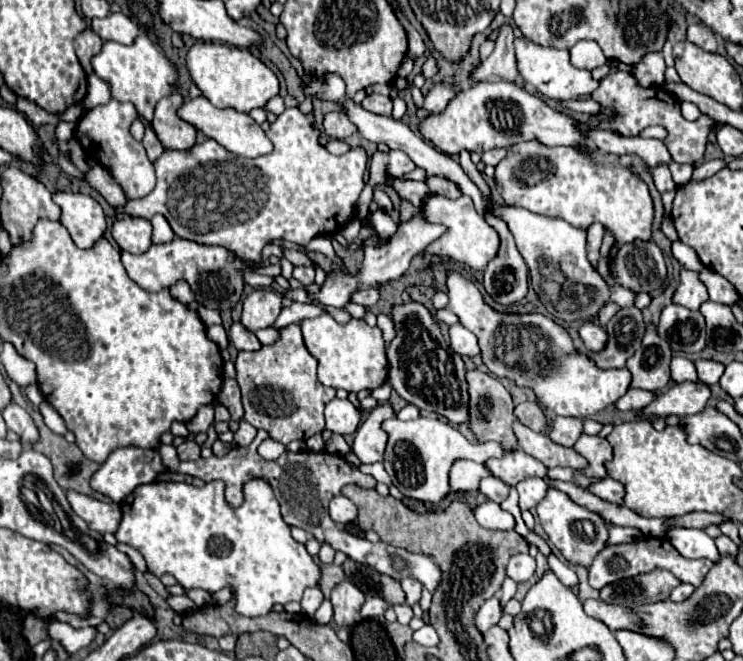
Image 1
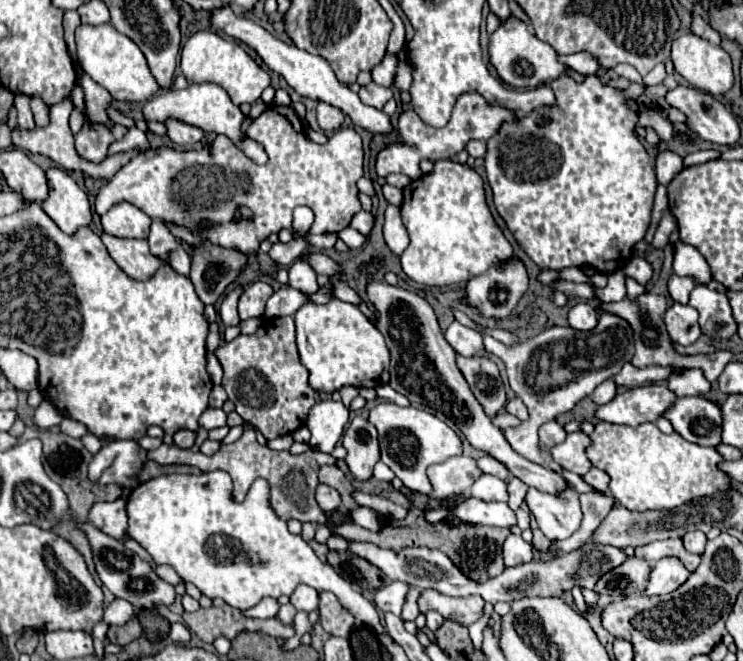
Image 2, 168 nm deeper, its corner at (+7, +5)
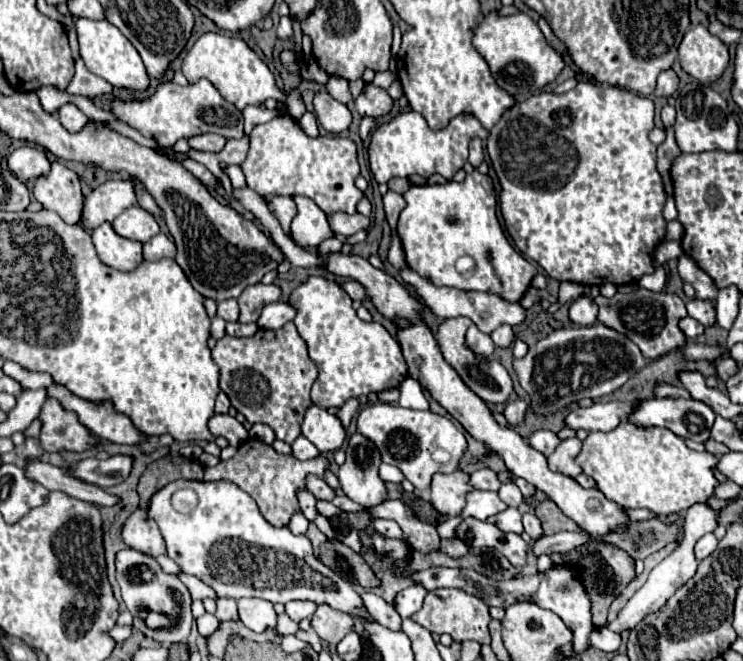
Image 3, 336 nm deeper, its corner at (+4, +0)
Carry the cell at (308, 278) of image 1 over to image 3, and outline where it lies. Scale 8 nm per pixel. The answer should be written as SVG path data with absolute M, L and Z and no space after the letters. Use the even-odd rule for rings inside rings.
M309 277L291 291L289 303L297 309L293 323L299 335L307 341L309 357L319 369L319 377L311 389L311 401L315 405L323 409L339 409L351 397L399 387L407 377L399 343L389 335L387 329L383 329L383 325L359 319L351 307L351 297L339 287L337 281Z

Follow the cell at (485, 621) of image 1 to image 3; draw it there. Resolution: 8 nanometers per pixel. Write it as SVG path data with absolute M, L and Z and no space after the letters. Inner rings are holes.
M433 589L433 591L429 591L423 601L421 611L411 615L411 619L415 623L421 623L421 627L425 627L431 633L437 633L437 635L447 633L459 643L463 643L467 639L473 639L481 645L491 643L491 635L487 629L487 625L491 621L487 603L475 595L465 593L463 589Z

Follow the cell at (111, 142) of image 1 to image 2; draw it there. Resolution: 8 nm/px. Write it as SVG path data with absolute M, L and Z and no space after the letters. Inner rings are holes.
M82 74L80 88L84 90L88 120L94 124L102 124L102 126L114 126L114 122L108 118L108 112L106 112L112 104L110 92L106 88L98 86L88 74Z

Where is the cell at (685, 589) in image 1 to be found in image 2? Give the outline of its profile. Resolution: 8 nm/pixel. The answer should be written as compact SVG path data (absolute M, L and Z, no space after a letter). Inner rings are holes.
M662 558L652 566L648 588L644 594L670 594L688 580L690 572L678 558Z

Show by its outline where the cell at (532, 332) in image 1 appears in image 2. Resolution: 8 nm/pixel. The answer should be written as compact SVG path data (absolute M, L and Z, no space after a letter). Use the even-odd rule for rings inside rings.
M632 364L622 366L622 370L614 376L614 382L624 388L636 388L646 382L654 380L666 380L672 368L662 368L662 366L650 366L650 368L634 368Z

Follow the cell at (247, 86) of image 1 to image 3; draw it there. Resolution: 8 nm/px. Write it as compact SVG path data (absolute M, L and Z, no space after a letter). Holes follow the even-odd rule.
M226 32L201 35L183 59L183 75L189 83L197 83L201 77L209 79L219 89L221 97L233 103L237 109L243 109L247 105L261 105L267 97L273 97L279 107L287 105L285 93L277 89L273 73L269 71L265 61L243 39L237 39Z

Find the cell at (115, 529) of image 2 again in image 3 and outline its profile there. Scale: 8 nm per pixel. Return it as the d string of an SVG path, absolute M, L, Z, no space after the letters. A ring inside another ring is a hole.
M137 509L123 527L123 541L145 555L159 557L165 555L165 541L161 539L161 531L153 519L149 519L147 511Z

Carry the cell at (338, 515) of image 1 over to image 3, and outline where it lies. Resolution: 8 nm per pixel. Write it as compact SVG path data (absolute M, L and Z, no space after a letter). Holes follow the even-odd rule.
M309 475L307 479L307 489L317 497L317 499L325 499L325 501L331 501L335 497L335 491L317 475Z

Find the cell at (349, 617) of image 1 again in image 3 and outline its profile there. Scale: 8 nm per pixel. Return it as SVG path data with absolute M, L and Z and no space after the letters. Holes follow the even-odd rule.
M319 605L311 617L311 627L329 645L337 645L353 627L353 617L335 611L329 605Z

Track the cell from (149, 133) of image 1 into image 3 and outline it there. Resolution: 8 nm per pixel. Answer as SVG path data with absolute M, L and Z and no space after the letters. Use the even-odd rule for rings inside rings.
M77 59L75 61L75 75L73 75L67 91L75 93L75 95L85 95L85 97L99 97L99 95L109 95L113 91L113 87L105 79L93 75L85 67L85 63L81 59Z

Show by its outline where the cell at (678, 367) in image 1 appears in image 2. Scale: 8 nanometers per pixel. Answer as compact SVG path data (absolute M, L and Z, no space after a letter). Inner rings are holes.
M674 370L666 384L678 396L700 396L710 390L710 382L702 376L702 370L682 370L682 374Z

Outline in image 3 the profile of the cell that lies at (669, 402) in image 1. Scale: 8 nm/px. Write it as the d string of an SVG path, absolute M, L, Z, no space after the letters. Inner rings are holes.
M595 403L591 407L571 409L565 417L565 425L585 431L611 431L631 413L629 403Z

